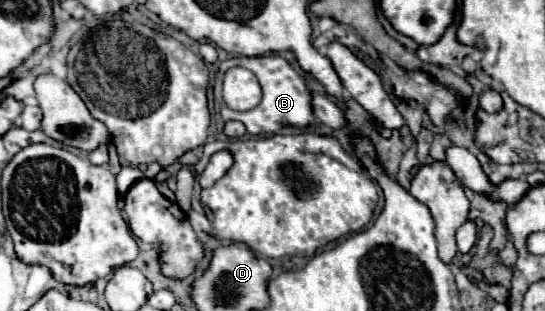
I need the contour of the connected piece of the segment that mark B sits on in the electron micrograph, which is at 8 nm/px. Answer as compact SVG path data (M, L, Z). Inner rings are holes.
M238 56L238 58L230 58L224 60L218 68L216 74L216 82L214 82L214 98L220 102L220 114L222 120L238 120L246 126L246 130L254 136L262 136L262 134L274 134L284 126L294 126L294 128L306 128L310 124L314 124L314 110L312 110L312 92L306 86L306 80L290 66L288 60L284 60L282 56L254 56L254 58L246 58L246 56ZM230 66L244 66L250 68L250 72L256 74L260 86L262 86L262 102L260 106L248 110L248 112L236 112L230 110L224 100L222 100L222 78L224 72Z

